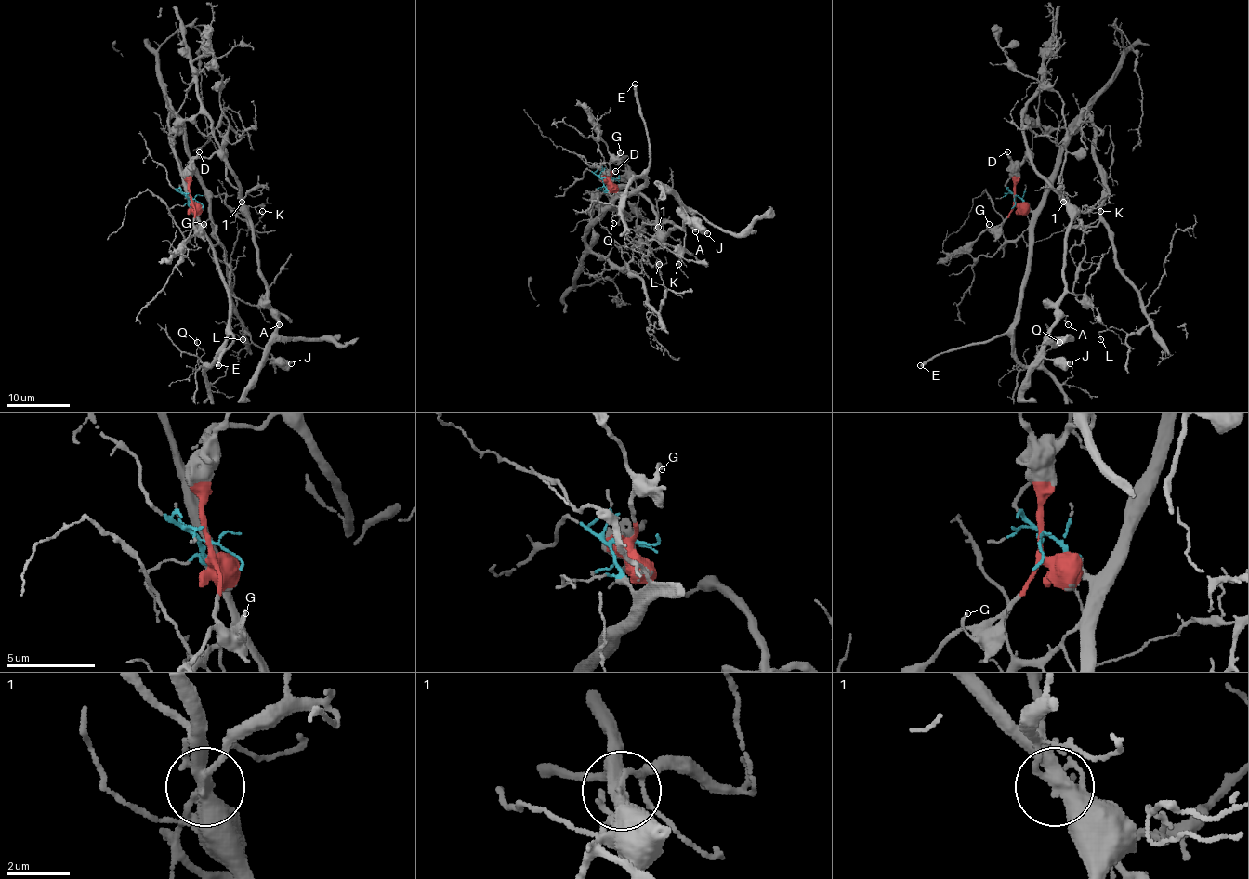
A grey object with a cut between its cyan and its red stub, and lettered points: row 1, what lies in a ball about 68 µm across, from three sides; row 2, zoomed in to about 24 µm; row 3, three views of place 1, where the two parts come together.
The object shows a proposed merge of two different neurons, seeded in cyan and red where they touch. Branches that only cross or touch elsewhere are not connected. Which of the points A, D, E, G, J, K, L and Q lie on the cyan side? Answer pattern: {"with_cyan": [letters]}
{"with_cyan": ["E", "K", "L", "Q"]}

